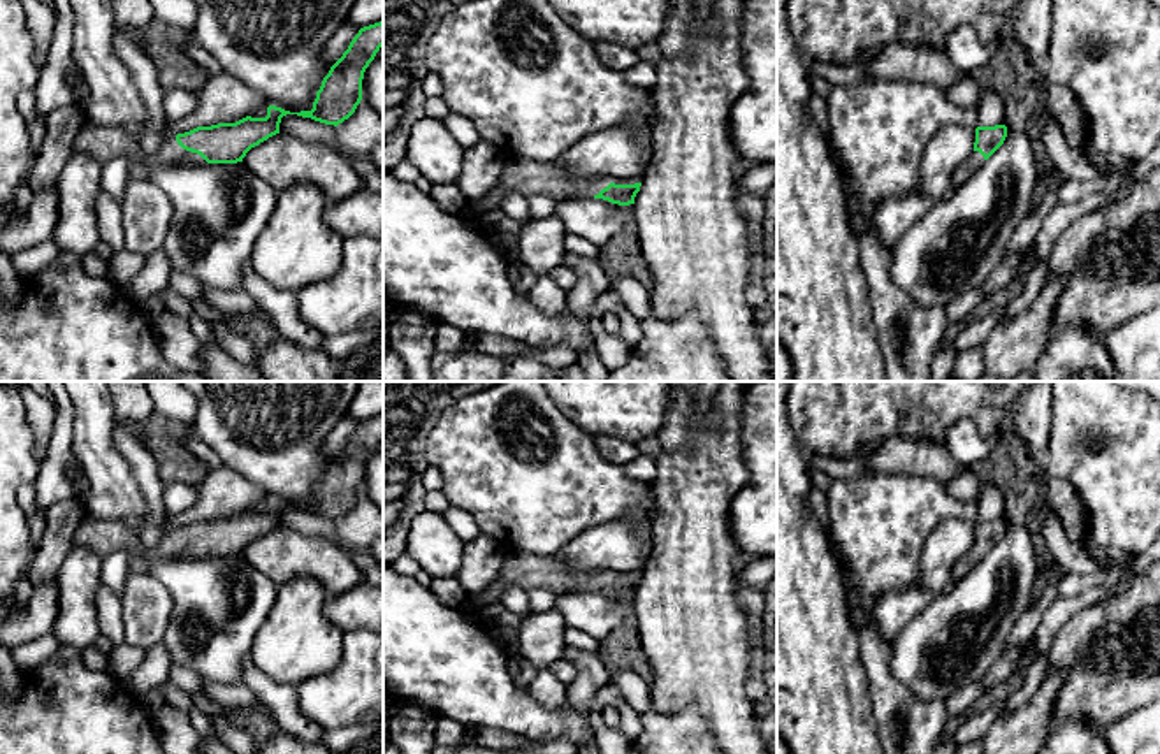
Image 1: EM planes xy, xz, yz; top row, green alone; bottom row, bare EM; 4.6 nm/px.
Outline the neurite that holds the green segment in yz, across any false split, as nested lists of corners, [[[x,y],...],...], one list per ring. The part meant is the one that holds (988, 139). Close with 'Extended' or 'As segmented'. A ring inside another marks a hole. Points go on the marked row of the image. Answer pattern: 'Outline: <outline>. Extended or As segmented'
Outline: [[[1005,125],[977,127],[974,151],[954,170],[951,190],[970,178],[1004,144],[1005,137]]]. Extended

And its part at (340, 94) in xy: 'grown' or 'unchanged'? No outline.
grown

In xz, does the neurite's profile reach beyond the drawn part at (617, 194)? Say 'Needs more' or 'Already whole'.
Needs more

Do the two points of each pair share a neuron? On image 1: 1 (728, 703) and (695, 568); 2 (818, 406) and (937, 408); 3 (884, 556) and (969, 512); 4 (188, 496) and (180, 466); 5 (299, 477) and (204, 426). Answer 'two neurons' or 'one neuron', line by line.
1: one neuron
2: one neuron
3: one neuron
4: two neurons
5: one neuron

